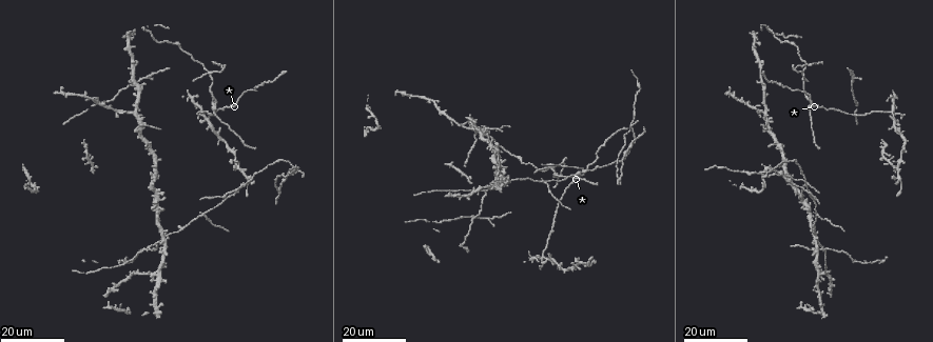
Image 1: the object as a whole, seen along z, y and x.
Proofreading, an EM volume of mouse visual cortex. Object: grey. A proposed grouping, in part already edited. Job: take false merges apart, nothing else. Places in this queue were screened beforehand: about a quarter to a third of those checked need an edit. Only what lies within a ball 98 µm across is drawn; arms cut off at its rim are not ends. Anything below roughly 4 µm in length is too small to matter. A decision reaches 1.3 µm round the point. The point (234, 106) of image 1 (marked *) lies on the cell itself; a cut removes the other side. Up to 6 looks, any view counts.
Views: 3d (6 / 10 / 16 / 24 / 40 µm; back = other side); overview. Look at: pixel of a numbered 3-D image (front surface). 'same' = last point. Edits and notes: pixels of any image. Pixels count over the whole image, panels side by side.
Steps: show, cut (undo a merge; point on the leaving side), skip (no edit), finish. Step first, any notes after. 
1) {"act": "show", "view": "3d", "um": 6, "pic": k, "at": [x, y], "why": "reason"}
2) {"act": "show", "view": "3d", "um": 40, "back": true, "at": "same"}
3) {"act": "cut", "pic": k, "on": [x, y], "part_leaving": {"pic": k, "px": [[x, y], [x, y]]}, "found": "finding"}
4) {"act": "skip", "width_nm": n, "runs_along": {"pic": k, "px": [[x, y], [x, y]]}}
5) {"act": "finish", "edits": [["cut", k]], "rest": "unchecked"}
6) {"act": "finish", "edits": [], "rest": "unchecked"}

{"act": "show", "view": "3d", "um": 16, "pic": 1, "at": [640, 88], "why": "thick turns thin"}

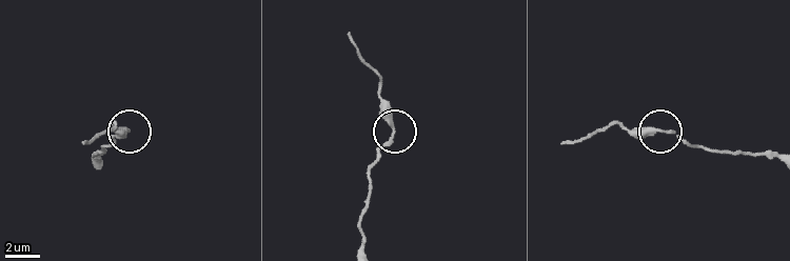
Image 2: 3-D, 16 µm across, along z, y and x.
{"act": "show", "view": "3d", "um": 6, "pic": 2, "at": [392, 136], "why": "closer look"}

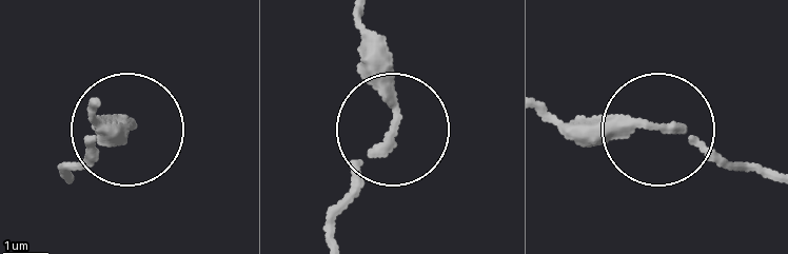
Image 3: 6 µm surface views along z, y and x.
{"act": "skip", "runs_along": {"pic": 3, "px": [[767, 175], [665, 130], [544, 118]]}, "found": "one cell here"}

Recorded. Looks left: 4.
{"act": "show", "view": "3d", "um": 24, "pic": 1, "at": [762, 173], "why": "four arms meet"}

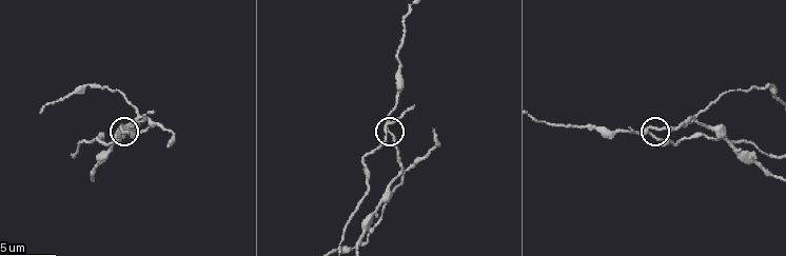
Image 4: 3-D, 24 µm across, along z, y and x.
{"act": "show", "view": "3d", "um": 10, "pic": 4, "at": [652, 132], "why": "zoom in"}

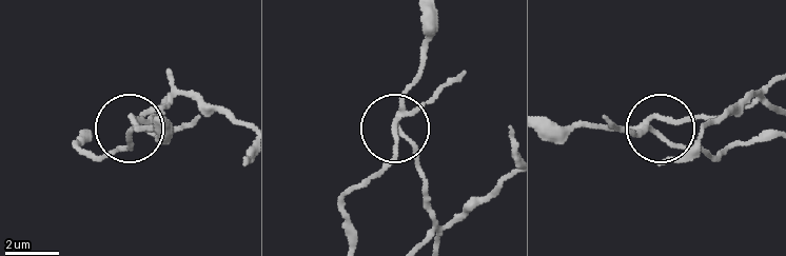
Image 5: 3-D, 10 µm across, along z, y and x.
{"act": "show", "view": "3d", "um": 10, "back": true, "pic": 5, "at": [397, 120], "why": "from behind"}

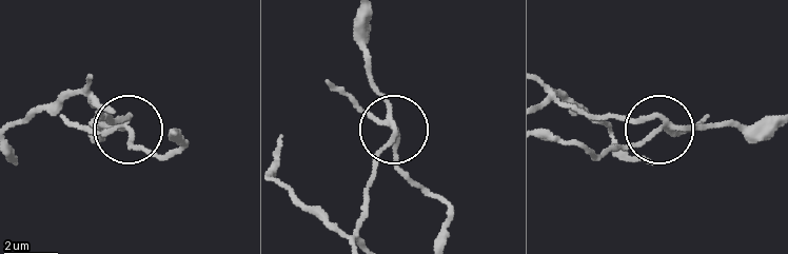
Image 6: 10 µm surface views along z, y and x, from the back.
{"act": "cut", "pic": 6, "on": [354, 100], "width_nm": 180, "part_leaving": {"pic": 6, "px": [[390, 124], [398, 163], [441, 204], [444, 245]]}, "found": "a second cell is stuck on"}

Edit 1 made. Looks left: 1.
{"act": "show", "view": "3d", "um": 10, "pic": 4, "at": [402, 169], "why": "four arms meet"}

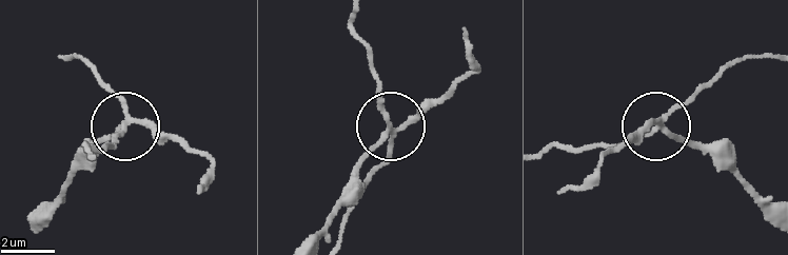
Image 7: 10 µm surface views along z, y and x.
{"act": "cut", "pic": 7, "on": [159, 131], "width_nm": 180, "part_leaving": {"pic": 7, "px": [[121, 124], [50, 204]]}, "found": "a second cell is stuck on"}

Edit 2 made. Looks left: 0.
{"act": "finish", "edits": [["cut", 6], ["cut", 7]], "rest": "unchecked"}

